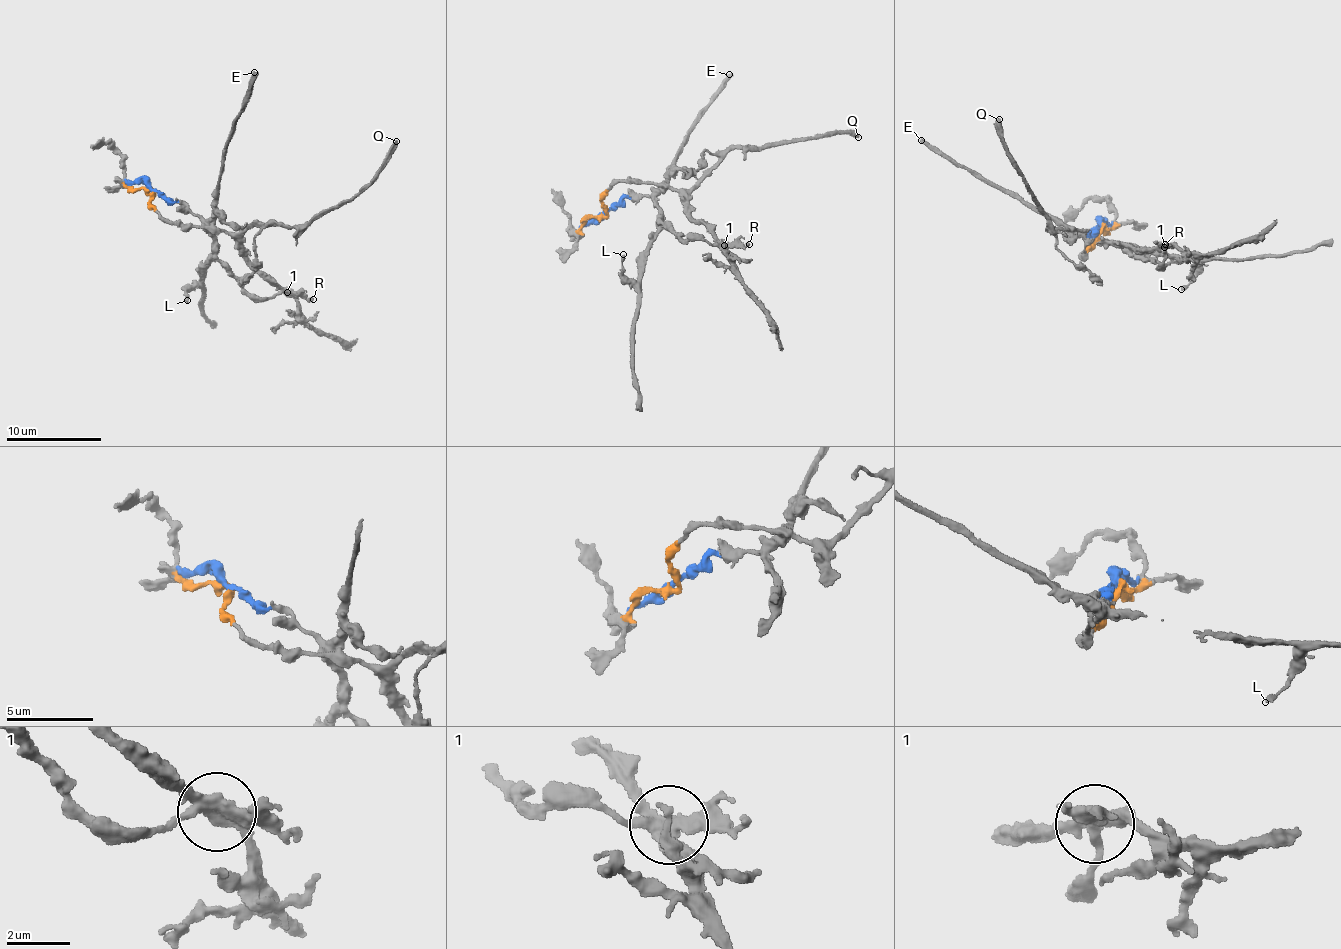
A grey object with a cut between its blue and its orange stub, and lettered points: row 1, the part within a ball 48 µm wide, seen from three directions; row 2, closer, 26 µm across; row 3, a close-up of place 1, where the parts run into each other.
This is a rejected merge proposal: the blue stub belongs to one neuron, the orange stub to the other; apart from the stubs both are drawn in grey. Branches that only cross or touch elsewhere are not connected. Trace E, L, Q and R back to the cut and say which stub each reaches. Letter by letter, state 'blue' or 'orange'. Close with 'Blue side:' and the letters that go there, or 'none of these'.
E: blue
L: blue
Q: orange
R: blue
Blue side: E, L, R

